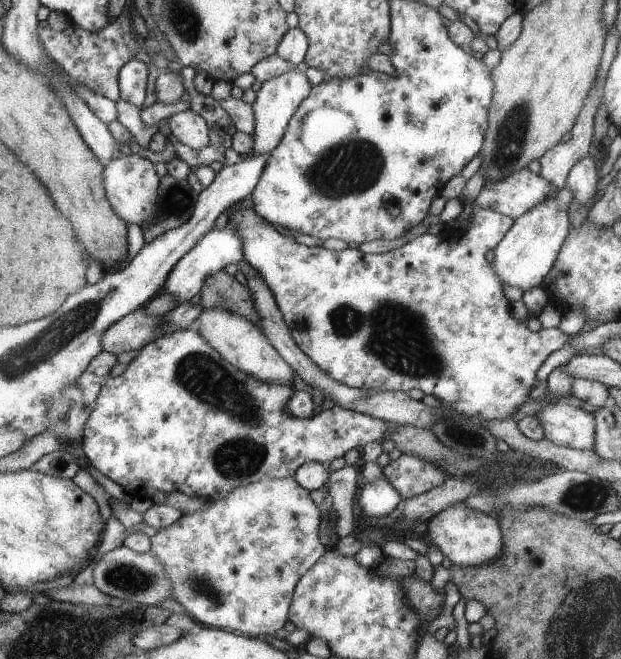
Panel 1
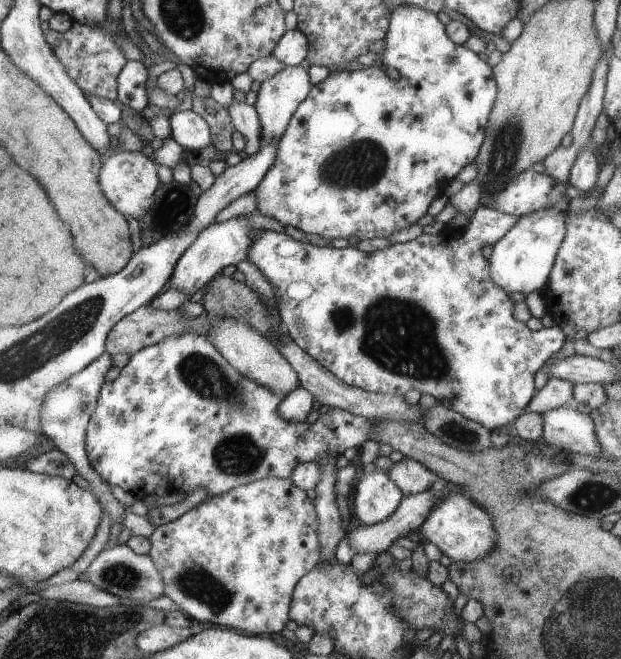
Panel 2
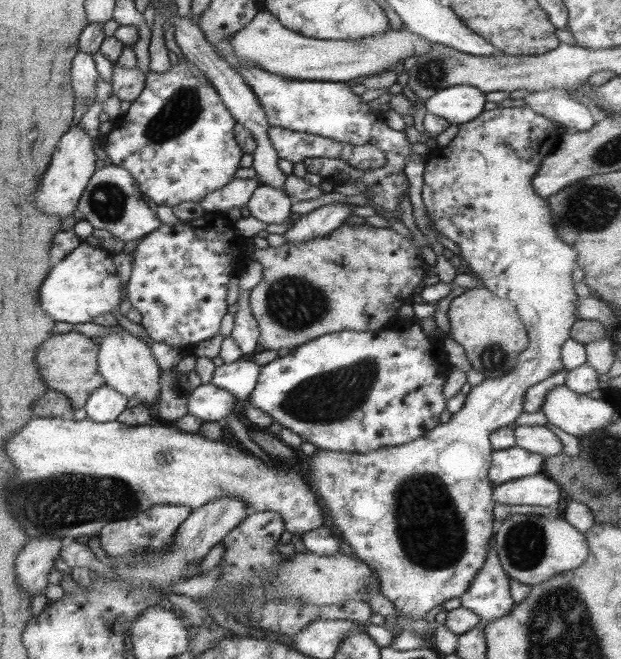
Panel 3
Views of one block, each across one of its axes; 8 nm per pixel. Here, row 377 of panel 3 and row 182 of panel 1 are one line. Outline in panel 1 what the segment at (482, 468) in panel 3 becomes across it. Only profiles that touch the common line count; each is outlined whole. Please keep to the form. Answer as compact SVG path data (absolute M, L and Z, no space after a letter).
M525 167L511 172L501 182L487 186L483 184L479 194L475 196L474 206L515 220L539 202L553 198L557 190L558 188L551 186L547 180Z

